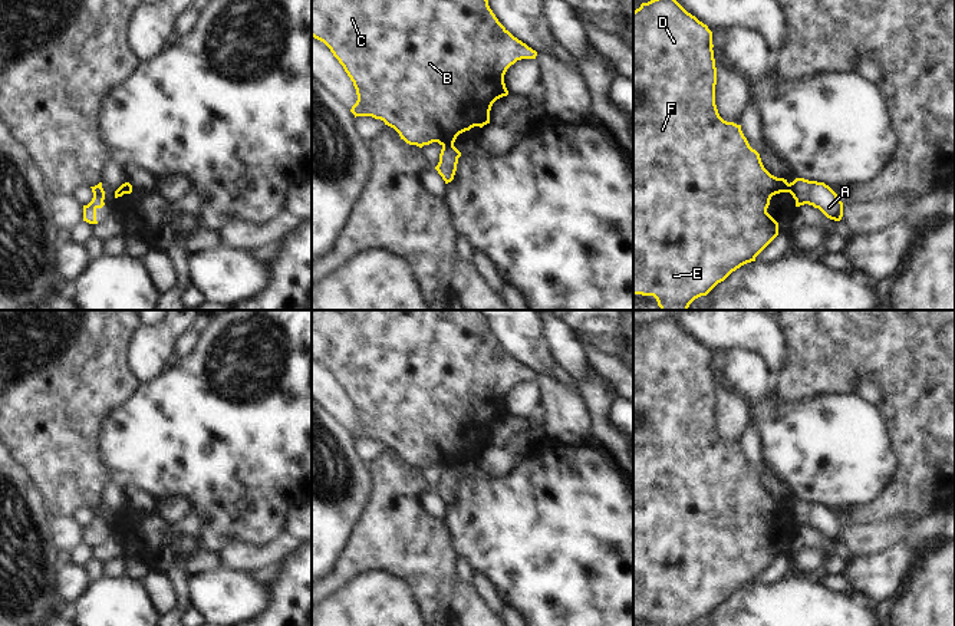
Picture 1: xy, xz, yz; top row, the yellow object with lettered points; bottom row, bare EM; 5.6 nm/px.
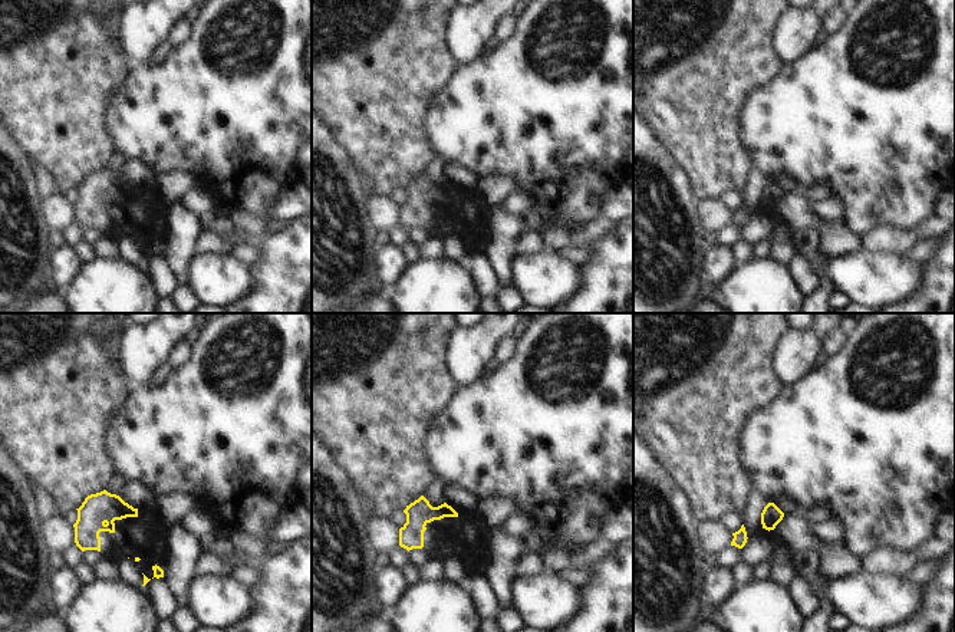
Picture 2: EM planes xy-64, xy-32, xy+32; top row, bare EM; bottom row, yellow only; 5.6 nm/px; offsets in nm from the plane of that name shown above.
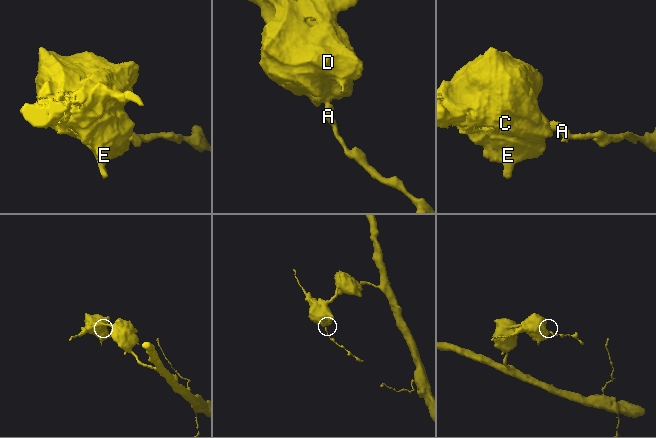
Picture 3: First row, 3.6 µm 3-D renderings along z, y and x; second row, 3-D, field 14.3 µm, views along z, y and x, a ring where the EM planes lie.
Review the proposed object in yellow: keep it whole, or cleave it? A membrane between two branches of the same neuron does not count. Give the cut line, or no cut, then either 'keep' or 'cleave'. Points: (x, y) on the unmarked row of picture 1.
xz (443, 465), (453, 467) | cleave

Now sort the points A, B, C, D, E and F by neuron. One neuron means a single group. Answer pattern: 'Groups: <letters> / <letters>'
Groups: A / B C D E F.

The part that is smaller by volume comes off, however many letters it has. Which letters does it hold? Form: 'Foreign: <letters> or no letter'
Foreign: A

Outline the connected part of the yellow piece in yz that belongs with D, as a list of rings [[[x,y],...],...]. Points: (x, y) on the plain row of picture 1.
[[[672,316],[642,324],[633,333],[633,617],[653,617],[658,626],[691,626],[707,617],[741,587],[755,579],[778,557],[778,544],[767,534],[770,521],[780,514],[790,514],[784,500],[771,497],[763,487],[760,475],[753,471],[741,447],[724,442],[715,426],[717,389],[712,372],[712,353],[688,335]]]

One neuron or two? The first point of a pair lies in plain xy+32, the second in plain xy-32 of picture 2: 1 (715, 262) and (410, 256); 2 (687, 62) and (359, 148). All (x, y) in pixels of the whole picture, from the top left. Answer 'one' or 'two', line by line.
1: two
2: one

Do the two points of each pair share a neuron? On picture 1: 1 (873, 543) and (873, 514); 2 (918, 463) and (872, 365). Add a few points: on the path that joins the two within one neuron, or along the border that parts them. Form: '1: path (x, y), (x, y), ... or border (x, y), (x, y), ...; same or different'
1: border (906, 516), (898, 516), (875, 524), (855, 526); different
2: path (918, 437), (918, 407), (898, 386); same

